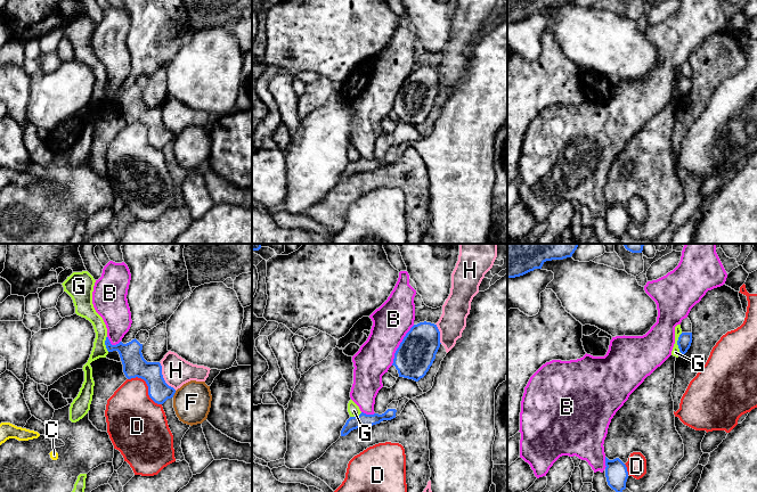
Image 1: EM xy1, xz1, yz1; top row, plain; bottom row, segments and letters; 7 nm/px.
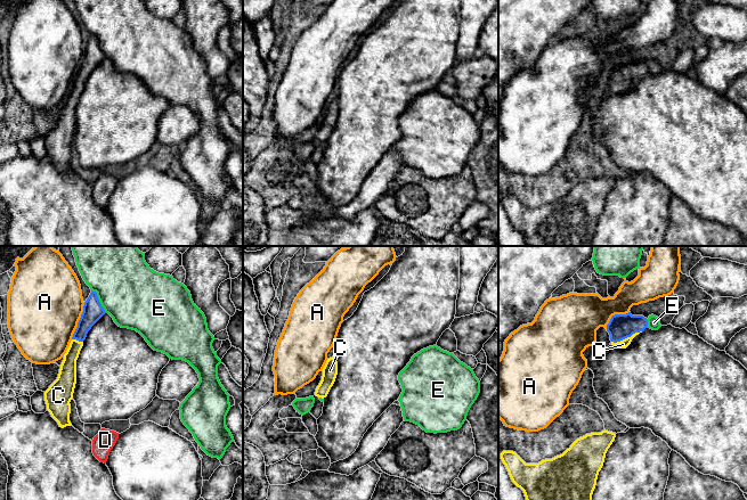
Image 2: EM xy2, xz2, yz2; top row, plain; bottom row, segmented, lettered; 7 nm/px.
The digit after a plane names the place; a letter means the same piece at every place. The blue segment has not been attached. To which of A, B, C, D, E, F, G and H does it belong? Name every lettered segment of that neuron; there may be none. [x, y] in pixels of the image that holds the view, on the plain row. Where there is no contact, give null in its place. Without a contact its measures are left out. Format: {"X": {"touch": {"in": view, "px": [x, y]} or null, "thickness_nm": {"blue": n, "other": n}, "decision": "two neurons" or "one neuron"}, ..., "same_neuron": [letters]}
{"A": {"touch": {"in": "xy2", "px": [79, 65]}, "thickness_nm": {"blue": 140, "other": 500}, "decision": "two neurons"}, "B": {"touch": {"in": "xz1", "px": [399, 90]}, "thickness_nm": {"blue": 260, "other": 280}, "decision": "two neurons"}, "C": {"touch": {"in": "yz2", "px": [626, 82]}, "thickness_nm": {"blue": 180, "other": 60}, "decision": "one neuron"}, "D": {"touch": {"in": "xy1", "px": [147, 130]}, "thickness_nm": {"blue": 160, "other": 380}, "decision": "two neurons"}, "E": {"touch": {"in": "xy2", "px": [98, 46]}, "thickness_nm": {"blue": 140, "other": 440}, "decision": "two neurons"}, "F": {"touch": {"in": "xy1", "px": [173, 139]}, "thickness_nm": {"blue": 160, "other": 260}, "decision": "two neurons"}, "G": {"touch": {"in": "yz1", "px": [677, 89]}, "thickness_nm": {"blue": 100, "other": 60}, "decision": "two neurons"}, "H": {"touch": {"in": "xy1", "px": [162, 122]}, "thickness_nm": {"blue": 160, "other": 200}, "decision": "two neurons"}, "same_neuron": ["C"]}

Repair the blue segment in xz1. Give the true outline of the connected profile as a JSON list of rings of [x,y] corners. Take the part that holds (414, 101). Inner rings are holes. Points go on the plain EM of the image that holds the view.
[[[426,66],[414,69],[394,98],[392,110],[399,122],[415,126],[423,123],[432,110],[440,89],[437,69]]]

